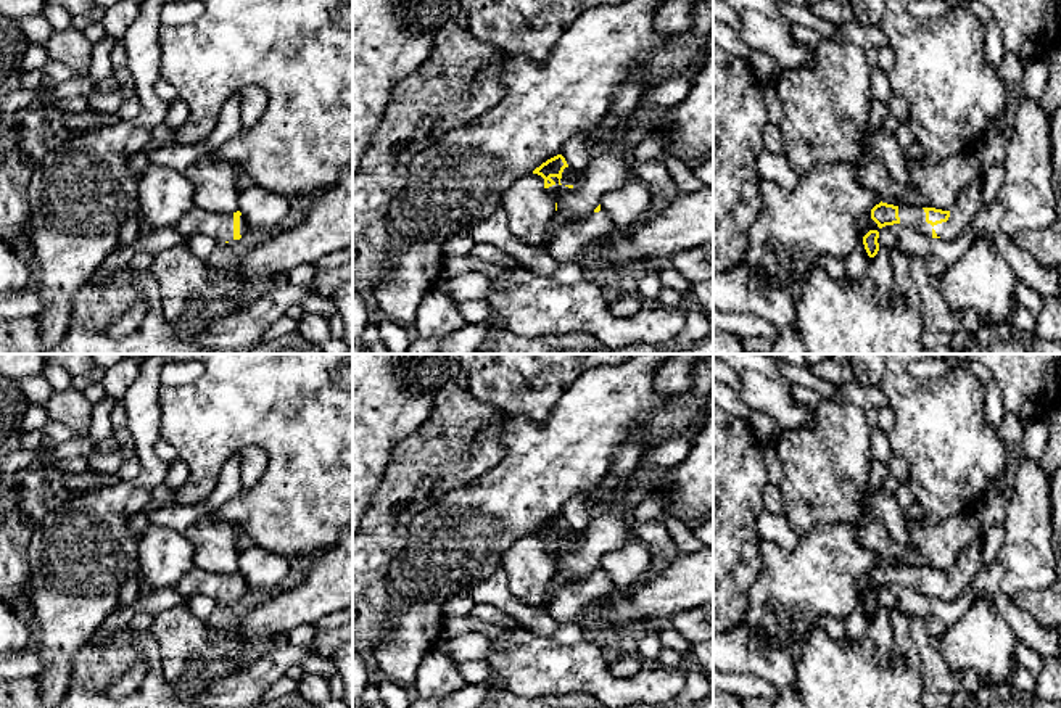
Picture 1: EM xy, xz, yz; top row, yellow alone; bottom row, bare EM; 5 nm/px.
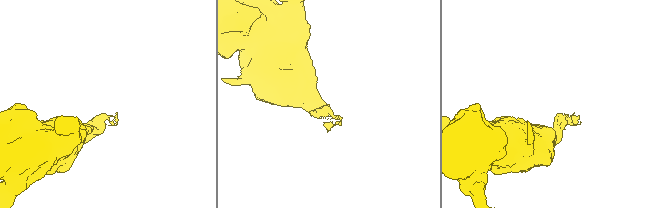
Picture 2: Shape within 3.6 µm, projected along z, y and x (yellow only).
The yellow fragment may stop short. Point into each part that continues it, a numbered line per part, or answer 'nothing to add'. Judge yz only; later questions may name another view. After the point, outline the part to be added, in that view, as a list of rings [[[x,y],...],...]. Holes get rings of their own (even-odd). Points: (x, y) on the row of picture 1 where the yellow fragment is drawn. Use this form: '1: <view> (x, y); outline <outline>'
1: yz (961, 214); outline [[[982,183],[969,185],[956,203],[950,209],[950,217],[947,222],[931,225],[926,222],[926,212],[919,206],[898,206],[900,224],[932,237],[935,232],[937,237],[943,240],[953,240],[960,237],[974,220],[976,214],[980,211],[982,203]]]

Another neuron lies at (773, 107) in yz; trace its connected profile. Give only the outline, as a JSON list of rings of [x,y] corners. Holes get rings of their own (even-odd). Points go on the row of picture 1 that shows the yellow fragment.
[[[774,82],[763,85],[763,98],[770,122],[779,126],[784,109]]]

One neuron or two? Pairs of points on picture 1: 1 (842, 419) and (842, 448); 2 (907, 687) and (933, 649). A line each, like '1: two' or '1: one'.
1: one
2: two

